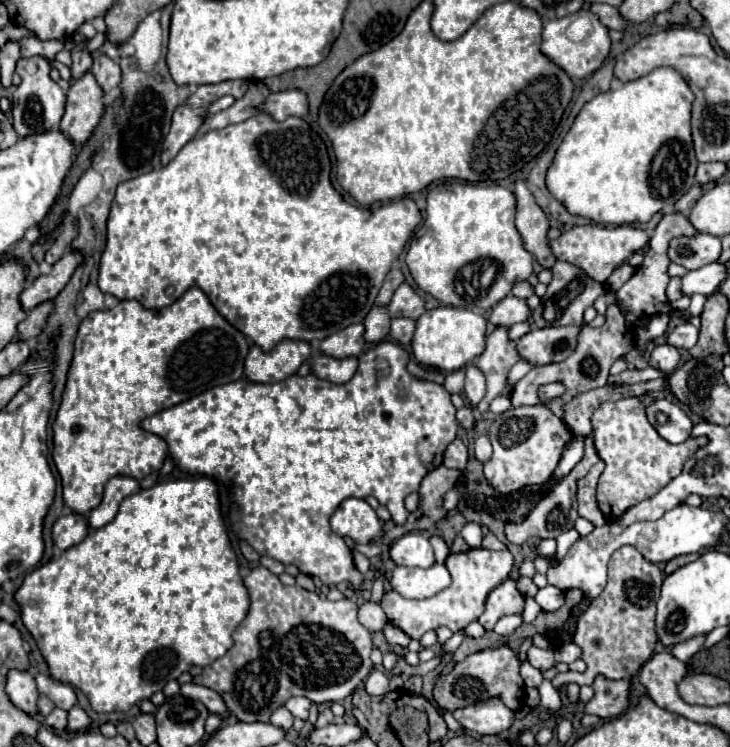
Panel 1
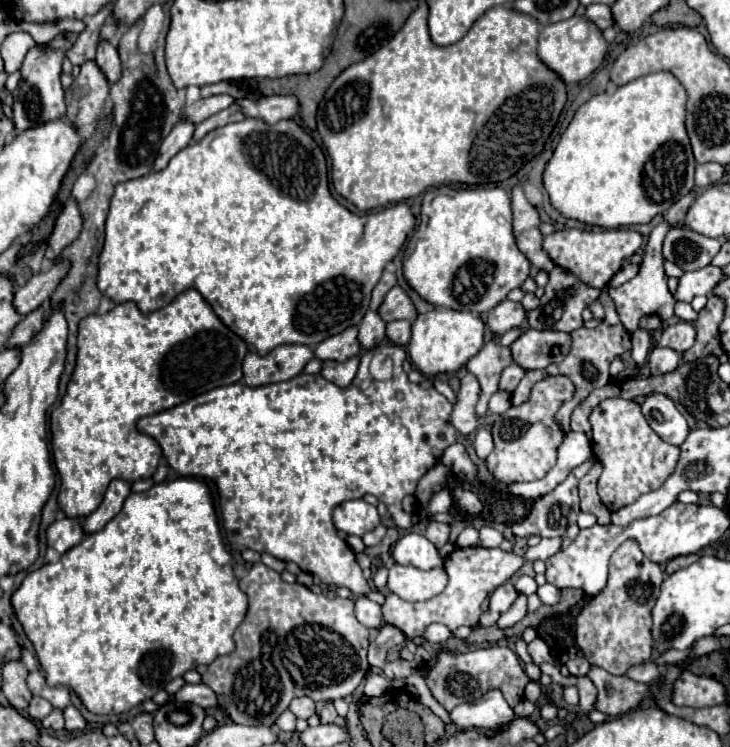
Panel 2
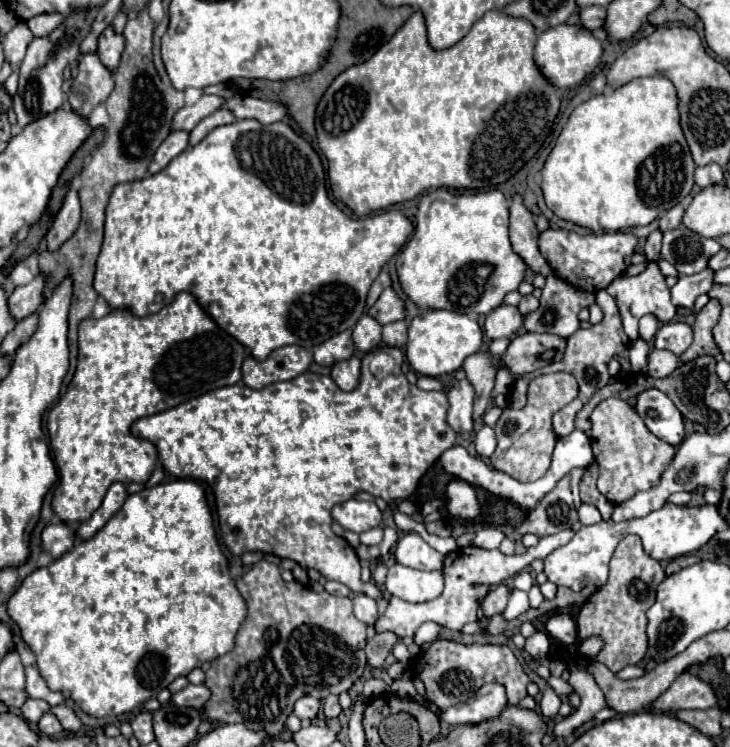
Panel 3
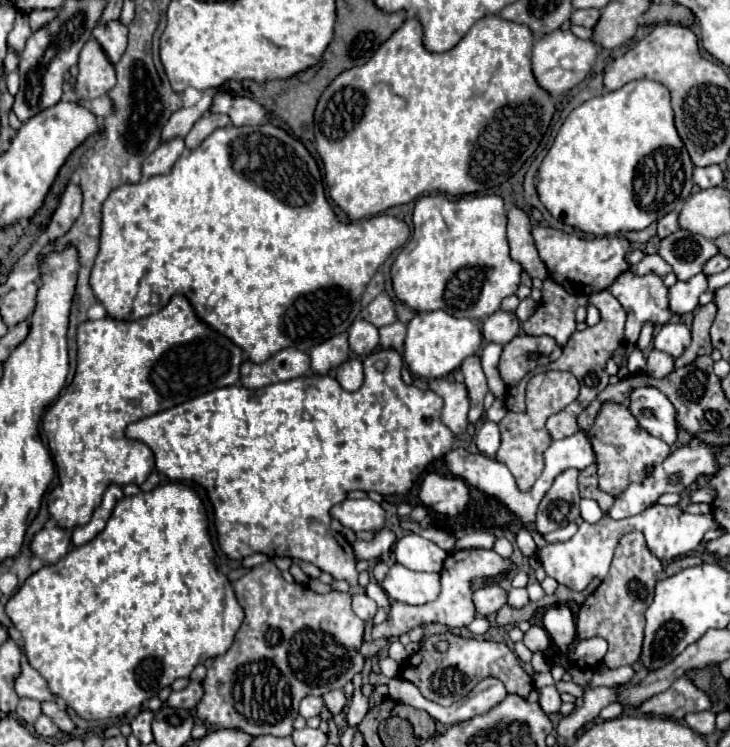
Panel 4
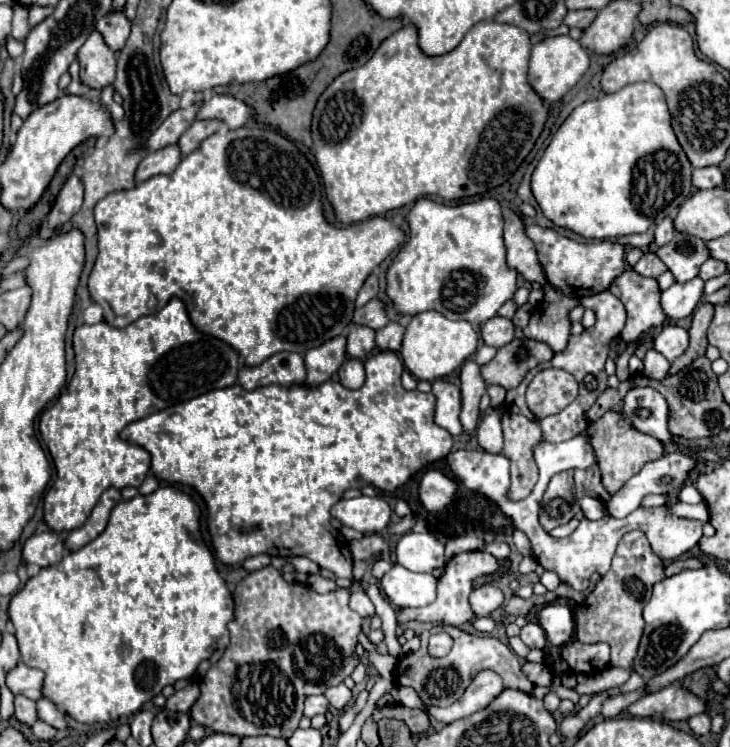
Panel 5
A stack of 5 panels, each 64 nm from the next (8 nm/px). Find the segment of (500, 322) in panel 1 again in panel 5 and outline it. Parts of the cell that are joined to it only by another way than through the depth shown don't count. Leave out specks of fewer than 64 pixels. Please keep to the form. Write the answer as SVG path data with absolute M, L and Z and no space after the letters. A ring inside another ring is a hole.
M494 316L482 326L480 334L482 334L484 344L494 346L494 348L502 348L504 344L512 342L512 338L514 338L514 324L512 324L512 320Z

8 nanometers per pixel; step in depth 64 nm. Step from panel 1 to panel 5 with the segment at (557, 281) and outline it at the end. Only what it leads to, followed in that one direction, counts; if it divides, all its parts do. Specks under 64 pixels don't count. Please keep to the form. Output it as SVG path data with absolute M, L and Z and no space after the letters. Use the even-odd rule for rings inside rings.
M546 286L544 300L538 308L534 308L530 322L524 328L524 336L532 340L542 340L554 352L562 352L570 338L568 312L574 306L578 306L576 298L568 298L560 290Z

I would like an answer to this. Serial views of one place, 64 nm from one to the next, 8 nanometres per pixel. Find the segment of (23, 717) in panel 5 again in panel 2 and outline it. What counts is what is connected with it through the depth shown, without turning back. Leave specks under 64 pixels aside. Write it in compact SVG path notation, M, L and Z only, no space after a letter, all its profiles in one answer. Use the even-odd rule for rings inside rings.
M34 696L26 712L28 712L28 716L30 716L32 720L40 722L44 716L48 716L48 712L52 712L52 704L50 704L48 700L40 698L40 696Z

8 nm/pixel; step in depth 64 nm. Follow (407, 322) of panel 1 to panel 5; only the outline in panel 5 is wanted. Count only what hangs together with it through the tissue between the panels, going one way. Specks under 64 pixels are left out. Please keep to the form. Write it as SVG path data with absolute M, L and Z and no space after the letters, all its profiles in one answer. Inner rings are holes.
M390 322L388 326L376 330L376 348L378 348L378 350L398 352L398 350L400 350L400 344L402 344L402 336L404 336L402 324Z

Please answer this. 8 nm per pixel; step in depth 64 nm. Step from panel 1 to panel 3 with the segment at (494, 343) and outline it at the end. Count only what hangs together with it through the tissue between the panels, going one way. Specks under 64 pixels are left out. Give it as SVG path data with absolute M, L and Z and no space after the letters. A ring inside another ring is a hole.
M476 352L464 360L462 370L466 372L466 378L470 380L470 384L474 386L474 392L476 392L474 412L472 412L474 420L480 420L488 408L488 396L494 388L496 370L500 366L502 366L502 362L494 364L494 360L490 358L488 352Z

